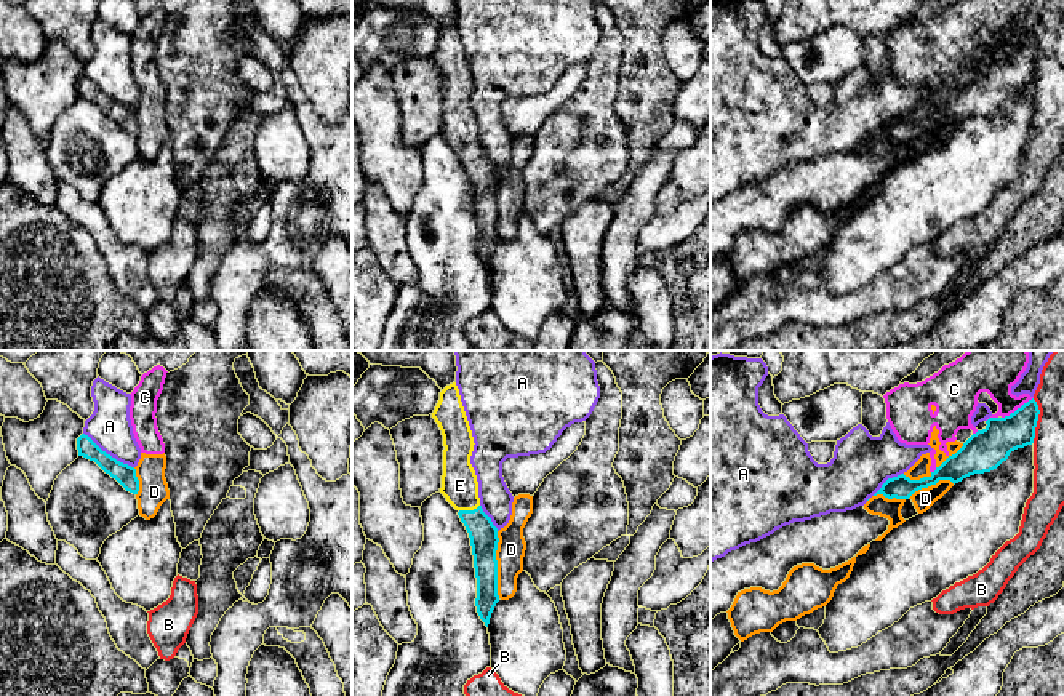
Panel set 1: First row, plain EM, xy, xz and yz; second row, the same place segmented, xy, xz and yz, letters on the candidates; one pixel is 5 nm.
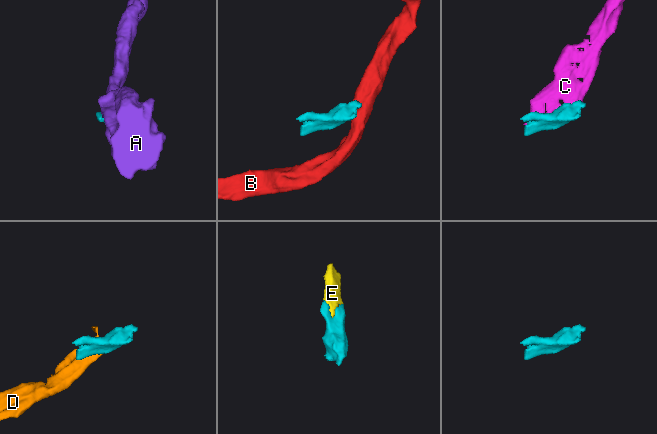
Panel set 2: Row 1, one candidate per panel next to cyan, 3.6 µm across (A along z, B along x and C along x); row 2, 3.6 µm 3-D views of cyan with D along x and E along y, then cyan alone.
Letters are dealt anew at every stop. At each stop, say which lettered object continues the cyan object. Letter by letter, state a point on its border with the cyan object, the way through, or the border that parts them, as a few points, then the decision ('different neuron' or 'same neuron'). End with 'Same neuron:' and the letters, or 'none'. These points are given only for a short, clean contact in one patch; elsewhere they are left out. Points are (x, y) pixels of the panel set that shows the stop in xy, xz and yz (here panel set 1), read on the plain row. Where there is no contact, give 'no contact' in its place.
A: xy (109, 96) | different neuron
B: yz (1037, 61) | along yz (1032, 40), (1039, 50), (1034, 84) | different neuron
C: yz (1018, 50) | different neuron
D: xz (496, 207) | different neuron
E: xz (469, 152) | across xz (484, 176), (469, 152), (460, 127) | same neuron
Same neuron: E

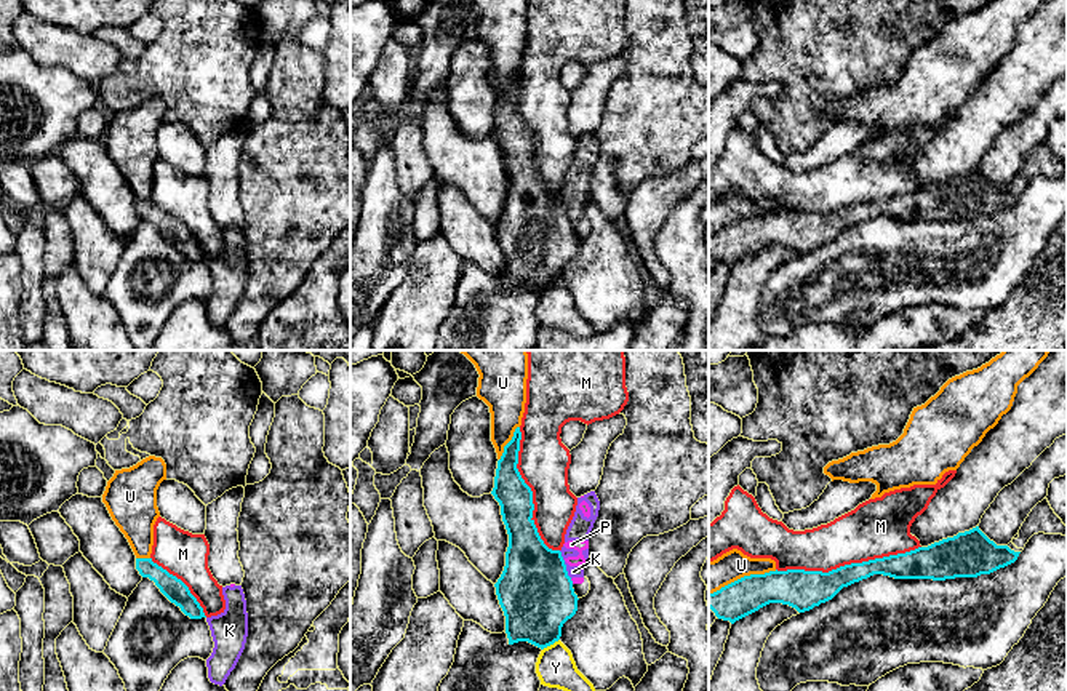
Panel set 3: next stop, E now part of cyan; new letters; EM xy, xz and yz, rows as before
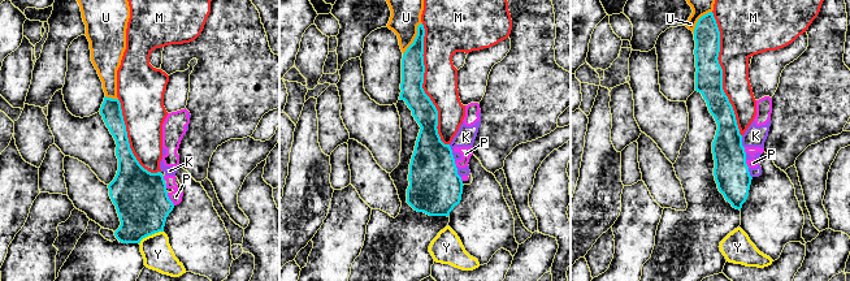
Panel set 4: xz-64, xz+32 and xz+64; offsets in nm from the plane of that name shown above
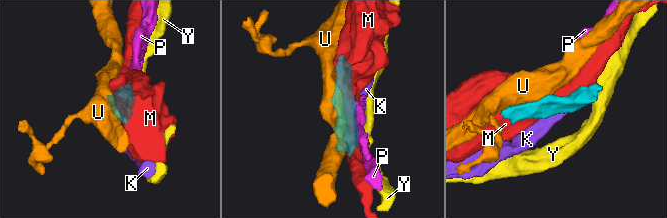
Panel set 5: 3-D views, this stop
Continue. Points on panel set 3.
K: xz (565, 207) | different neuron
M: yz (848, 207) | different neuron
P: xz (571, 223) | different neuron
U: yz (744, 218) | different neuron
Y: xz (551, 285) | along xz (559, 280), (543, 291) | different neuron
Same neuron: none

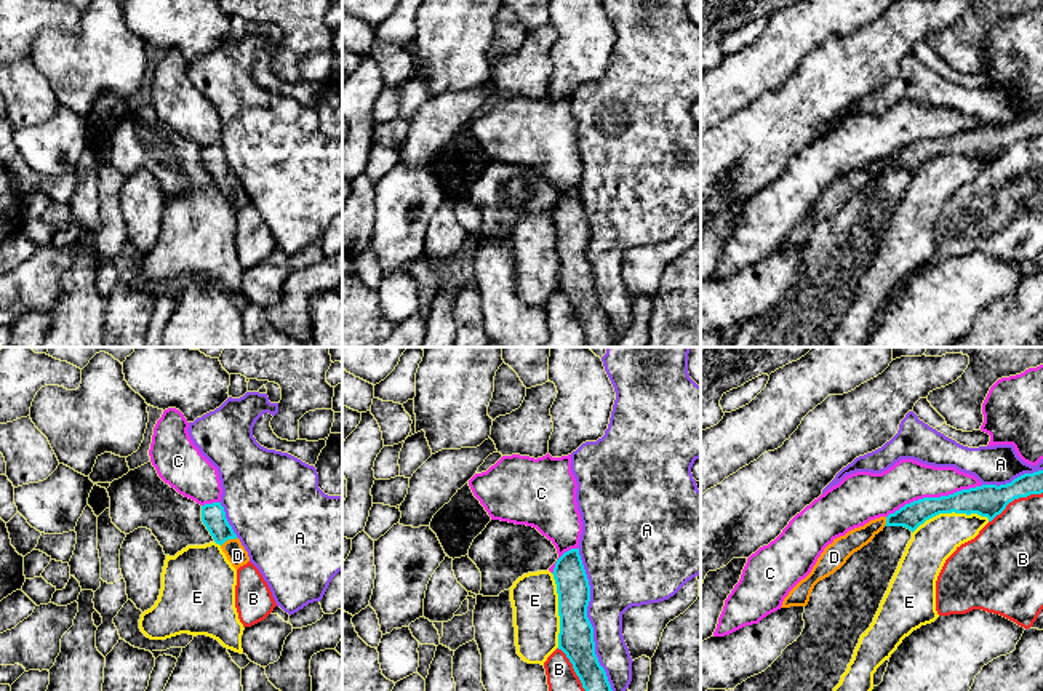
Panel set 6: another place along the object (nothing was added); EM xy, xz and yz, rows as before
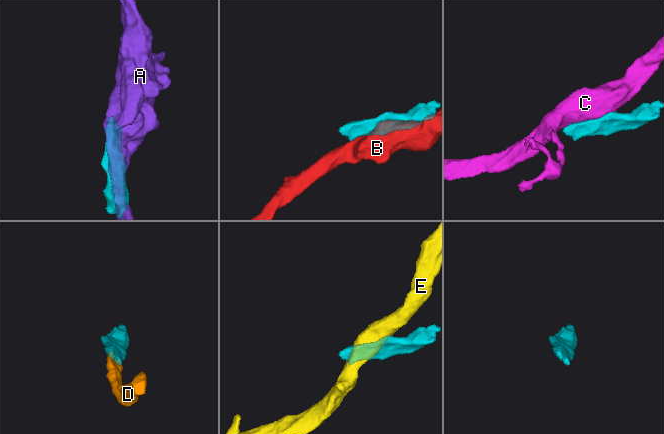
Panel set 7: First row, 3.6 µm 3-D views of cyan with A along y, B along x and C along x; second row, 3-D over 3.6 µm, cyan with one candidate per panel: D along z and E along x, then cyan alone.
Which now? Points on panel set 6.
A: xz (591, 266) | different neuron
B: xz (576, 315) | different neuron
C: yz (935, 139) | different neuron
D: xy (229, 179) | across xy (213, 157), (218, 168), (229, 179), (237, 197) | same neuron
E: yz (951, 154) | different neuron
Same neuron: D

